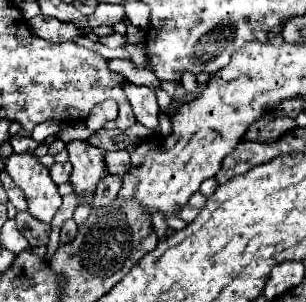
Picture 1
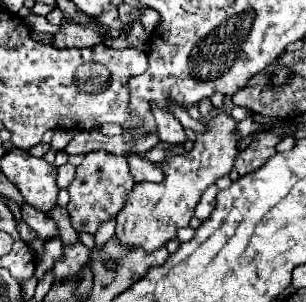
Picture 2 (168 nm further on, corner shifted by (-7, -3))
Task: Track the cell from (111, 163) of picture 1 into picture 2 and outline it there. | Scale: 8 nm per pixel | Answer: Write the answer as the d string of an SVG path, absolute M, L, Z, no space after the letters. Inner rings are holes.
M131 156L127 158L129 166L131 166L131 174L135 176L137 182L163 182L163 170L159 166L155 166L153 162L139 158L139 156Z

